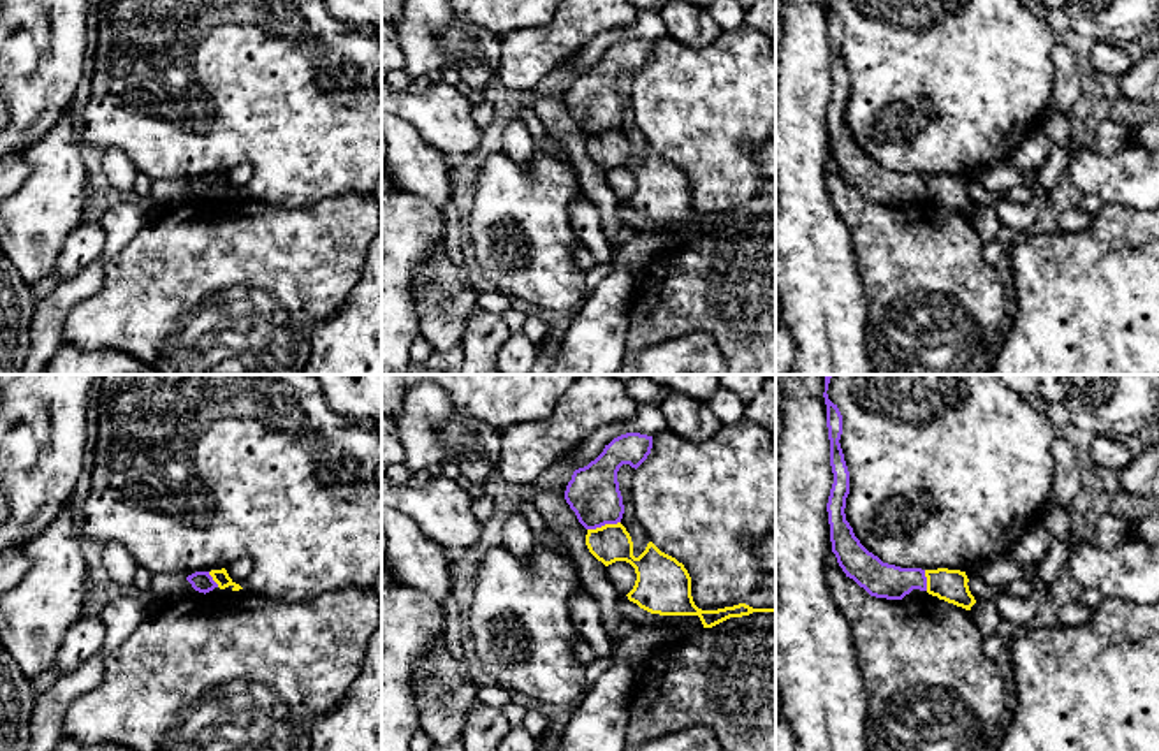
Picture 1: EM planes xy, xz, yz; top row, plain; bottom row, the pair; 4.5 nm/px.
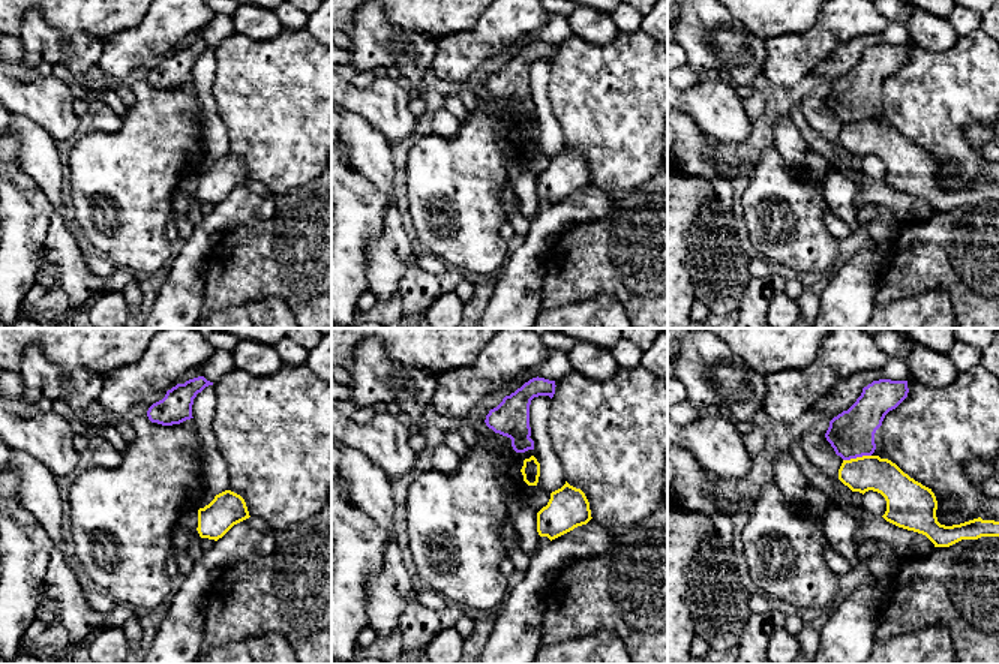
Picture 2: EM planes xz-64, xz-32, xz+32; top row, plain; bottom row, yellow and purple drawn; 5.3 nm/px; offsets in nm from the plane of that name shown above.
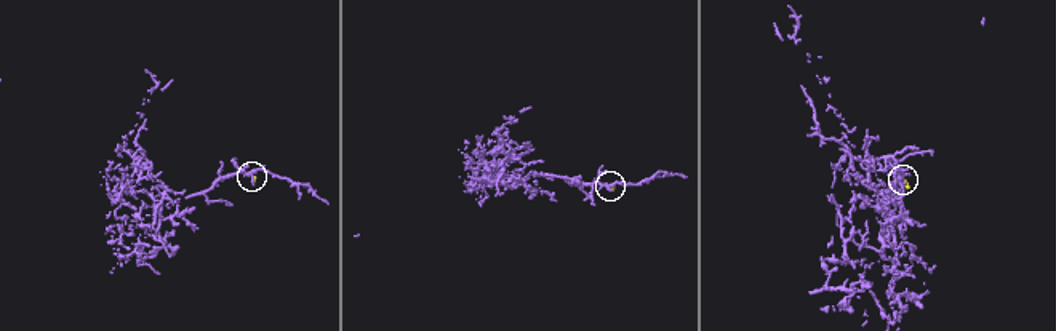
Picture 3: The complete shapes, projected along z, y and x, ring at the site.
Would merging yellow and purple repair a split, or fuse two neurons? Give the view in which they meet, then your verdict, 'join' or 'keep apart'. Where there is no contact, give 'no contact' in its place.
xz | keep apart

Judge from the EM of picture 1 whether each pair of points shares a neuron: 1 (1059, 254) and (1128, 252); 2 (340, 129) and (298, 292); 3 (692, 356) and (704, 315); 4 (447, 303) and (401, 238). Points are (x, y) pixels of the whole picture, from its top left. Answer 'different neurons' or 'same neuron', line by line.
1: same neuron
2: different neurons
3: different neurons
4: different neurons

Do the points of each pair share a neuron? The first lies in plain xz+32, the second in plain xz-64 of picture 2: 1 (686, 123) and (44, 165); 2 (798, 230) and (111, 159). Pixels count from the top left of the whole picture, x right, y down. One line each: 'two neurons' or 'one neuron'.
1: one neuron
2: one neuron

